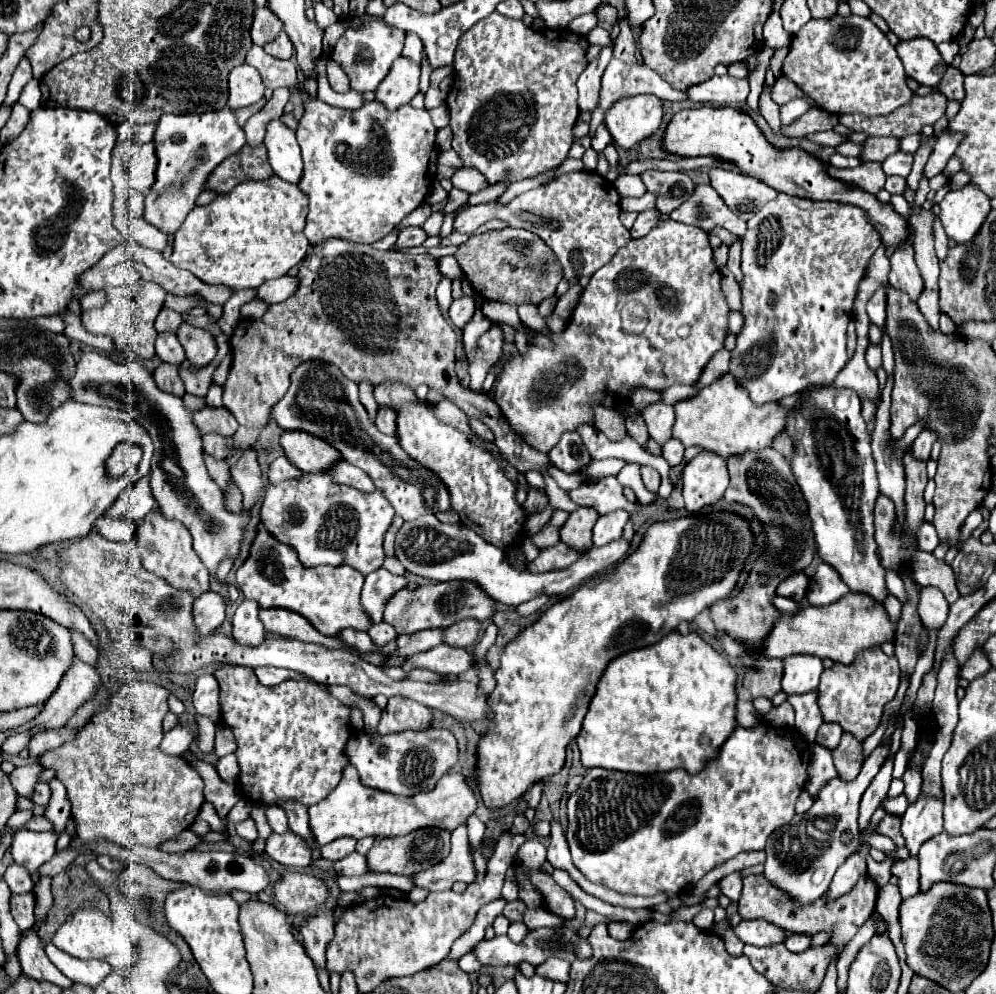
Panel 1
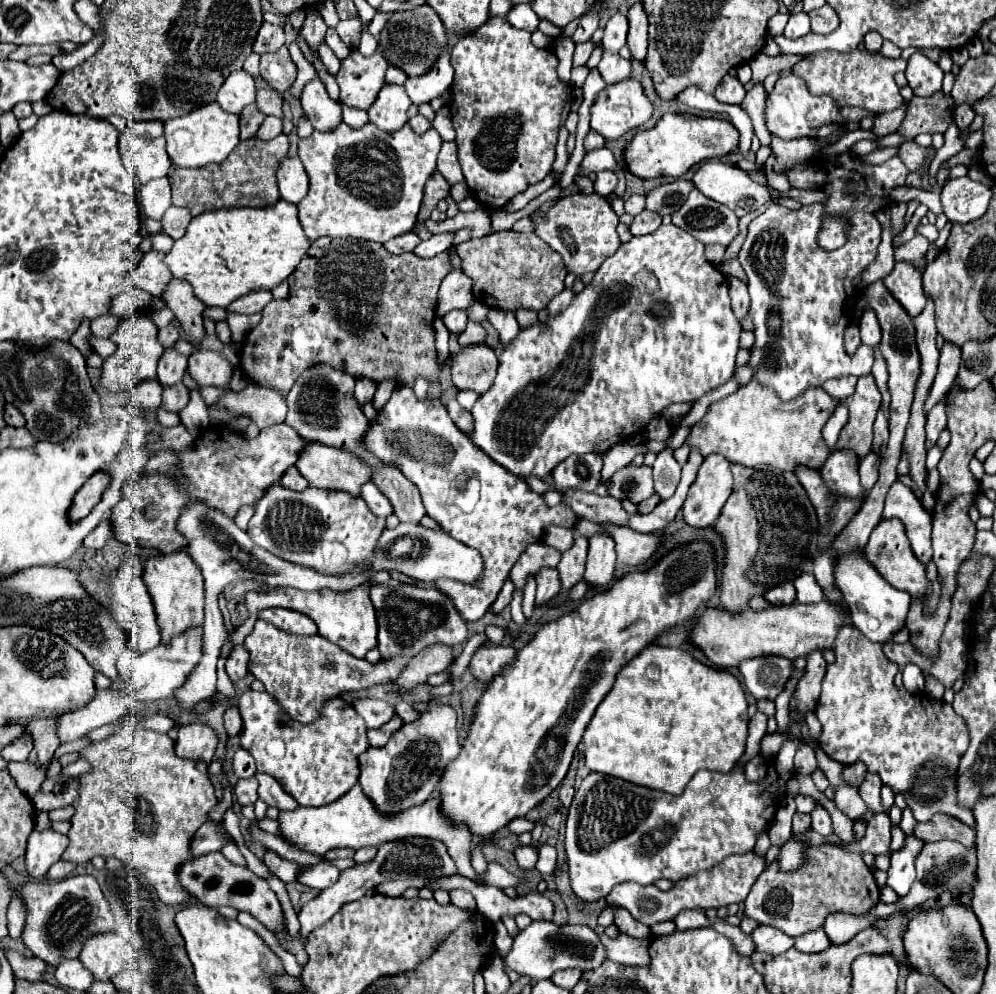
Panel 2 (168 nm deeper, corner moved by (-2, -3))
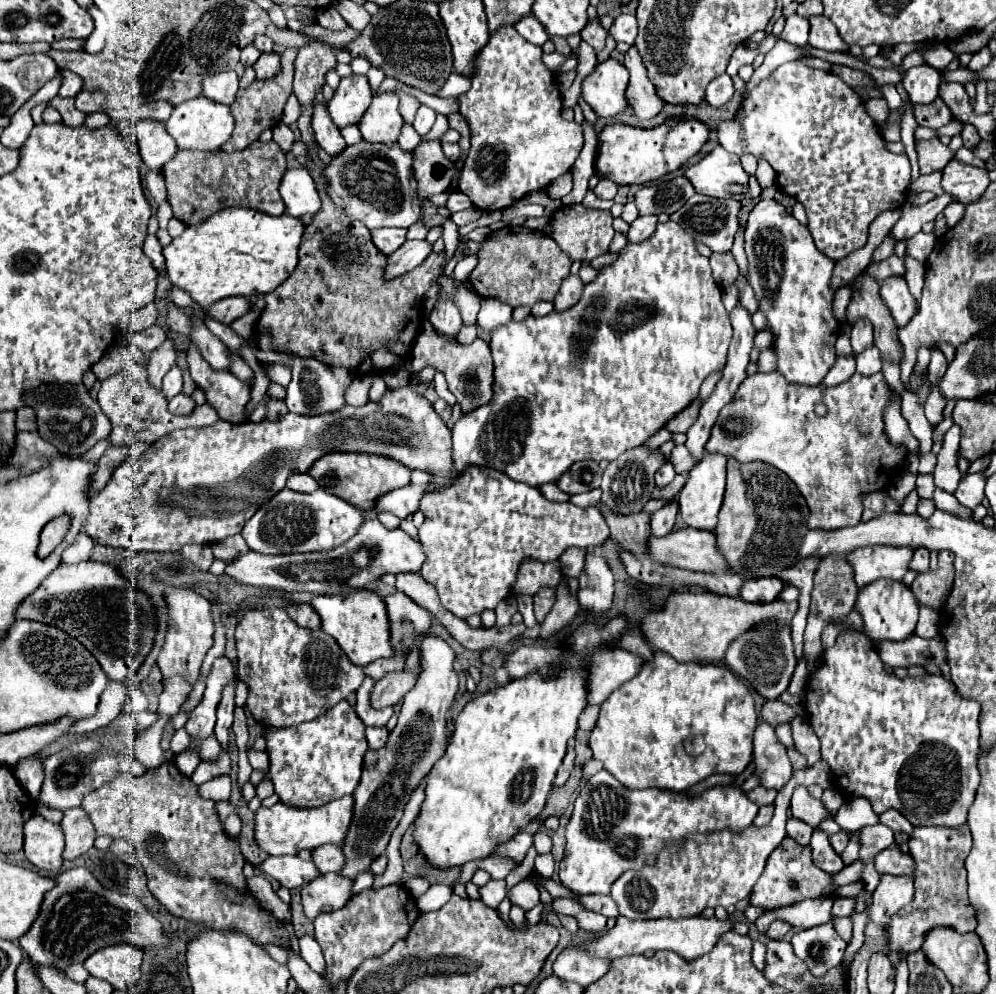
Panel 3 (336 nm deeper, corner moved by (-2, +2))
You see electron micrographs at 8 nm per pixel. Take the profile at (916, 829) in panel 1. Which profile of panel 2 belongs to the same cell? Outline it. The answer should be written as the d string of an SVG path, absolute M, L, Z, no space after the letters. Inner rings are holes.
M915 834L905 836L903 846L891 854L891 868L889 868L889 878L887 886L891 886L899 898L905 896L915 880L915 858L921 854L925 842L917 838Z

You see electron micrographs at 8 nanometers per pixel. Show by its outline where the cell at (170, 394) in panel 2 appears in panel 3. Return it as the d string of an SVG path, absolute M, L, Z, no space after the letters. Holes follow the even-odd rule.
M179 393L177 397L173 397L169 401L169 411L173 415L191 415L193 409L195 409L195 401L183 393Z

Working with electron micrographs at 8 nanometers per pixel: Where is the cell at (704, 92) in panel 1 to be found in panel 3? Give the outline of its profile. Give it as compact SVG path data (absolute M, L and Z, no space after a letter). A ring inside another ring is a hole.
M727 73L715 77L707 89L705 89L705 101L711 105L711 107L721 107L725 105L729 99L733 97L733 81Z

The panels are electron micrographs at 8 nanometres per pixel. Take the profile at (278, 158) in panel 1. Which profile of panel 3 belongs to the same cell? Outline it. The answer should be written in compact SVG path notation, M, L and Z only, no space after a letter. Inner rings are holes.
M287 169L281 181L281 197L285 201L285 213L301 219L303 215L315 215L321 209L321 201L307 169Z

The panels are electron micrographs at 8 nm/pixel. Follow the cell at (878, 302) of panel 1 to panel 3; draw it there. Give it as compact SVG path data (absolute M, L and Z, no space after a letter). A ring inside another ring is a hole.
M859 319L856 323L853 323L849 337L851 337L853 353L859 355L861 351L865 351L867 347L873 345L874 334L872 324L865 319Z

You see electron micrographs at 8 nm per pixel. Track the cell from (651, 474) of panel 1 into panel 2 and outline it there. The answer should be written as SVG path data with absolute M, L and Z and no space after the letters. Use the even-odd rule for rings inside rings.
M639 466L639 468L621 468L609 482L607 482L611 496L617 496L619 500L629 498L631 502L639 504L645 498L651 498L655 494L653 490L653 478L651 468Z

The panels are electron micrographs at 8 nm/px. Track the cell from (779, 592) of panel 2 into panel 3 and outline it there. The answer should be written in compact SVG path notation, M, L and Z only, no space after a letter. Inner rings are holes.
M777 577L749 579L743 583L739 597L749 603L771 603L777 599L781 589L783 589L783 581L779 581Z

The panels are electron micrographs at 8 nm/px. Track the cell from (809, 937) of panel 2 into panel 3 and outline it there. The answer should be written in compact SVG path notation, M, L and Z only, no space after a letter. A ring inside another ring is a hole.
M833 923L795 933L791 945L813 977L823 977L829 969L841 965L847 947L847 943L837 935Z

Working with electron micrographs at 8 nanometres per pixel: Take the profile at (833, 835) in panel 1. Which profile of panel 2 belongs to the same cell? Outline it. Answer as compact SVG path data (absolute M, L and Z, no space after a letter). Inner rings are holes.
M793 834L779 850L777 864L783 872L795 872L807 864L807 850L811 848L809 842L797 840L797 834Z

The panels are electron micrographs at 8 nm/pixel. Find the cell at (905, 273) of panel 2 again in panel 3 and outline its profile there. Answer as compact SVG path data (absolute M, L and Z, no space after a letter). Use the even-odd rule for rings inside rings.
M889 277L881 283L881 299L889 307L891 317L895 319L897 327L905 327L907 321L915 315L915 299L911 297L905 279Z

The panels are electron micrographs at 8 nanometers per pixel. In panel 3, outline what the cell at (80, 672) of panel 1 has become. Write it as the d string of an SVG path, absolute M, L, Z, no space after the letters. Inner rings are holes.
M35 759L19 761L19 769L15 771L15 779L31 795L31 799L37 799L37 795L41 791L41 785L43 785L41 763L35 761Z

